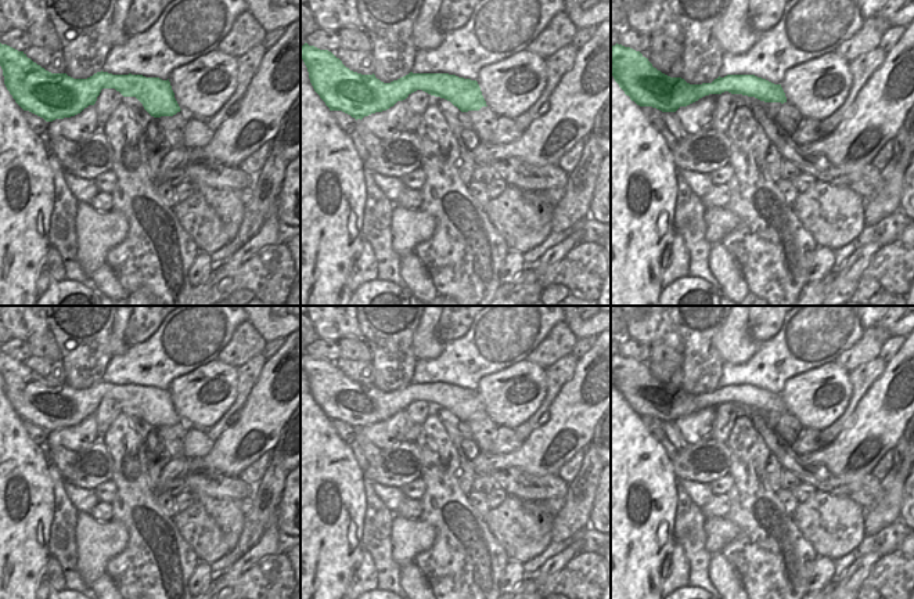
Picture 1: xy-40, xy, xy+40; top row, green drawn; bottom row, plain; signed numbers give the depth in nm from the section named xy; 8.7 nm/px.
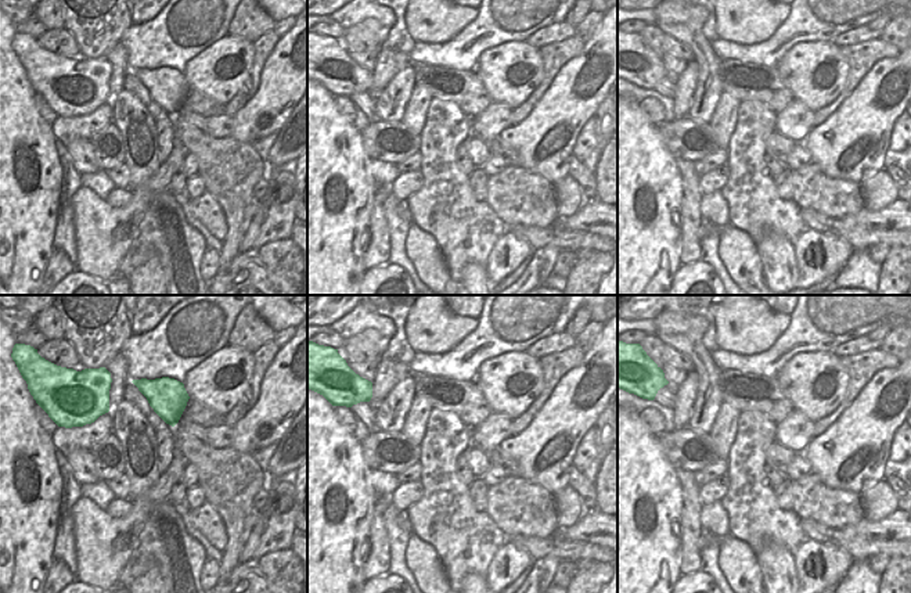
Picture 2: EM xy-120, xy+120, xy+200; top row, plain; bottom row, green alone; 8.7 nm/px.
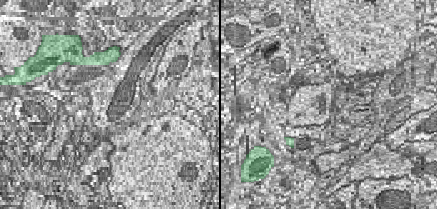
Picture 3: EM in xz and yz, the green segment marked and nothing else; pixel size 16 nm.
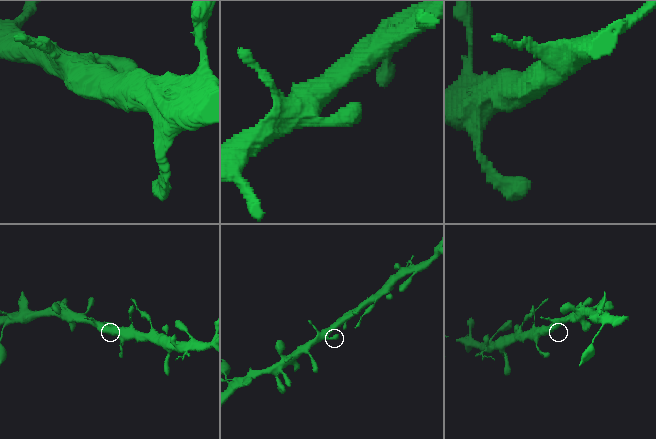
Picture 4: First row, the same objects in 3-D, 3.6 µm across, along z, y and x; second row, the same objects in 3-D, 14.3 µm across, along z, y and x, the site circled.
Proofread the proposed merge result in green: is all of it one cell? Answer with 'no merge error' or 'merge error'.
no merge error

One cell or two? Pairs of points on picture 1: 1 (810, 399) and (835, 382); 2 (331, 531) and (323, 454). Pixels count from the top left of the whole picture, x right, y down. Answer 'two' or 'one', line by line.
1: one
2: one

